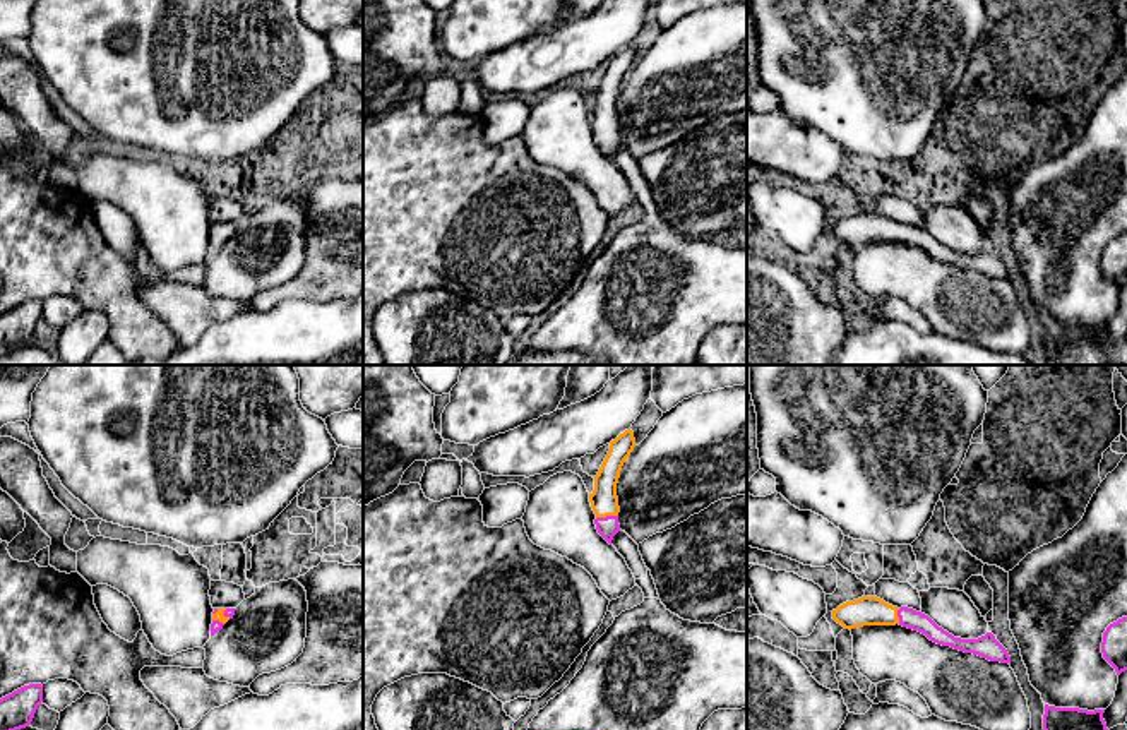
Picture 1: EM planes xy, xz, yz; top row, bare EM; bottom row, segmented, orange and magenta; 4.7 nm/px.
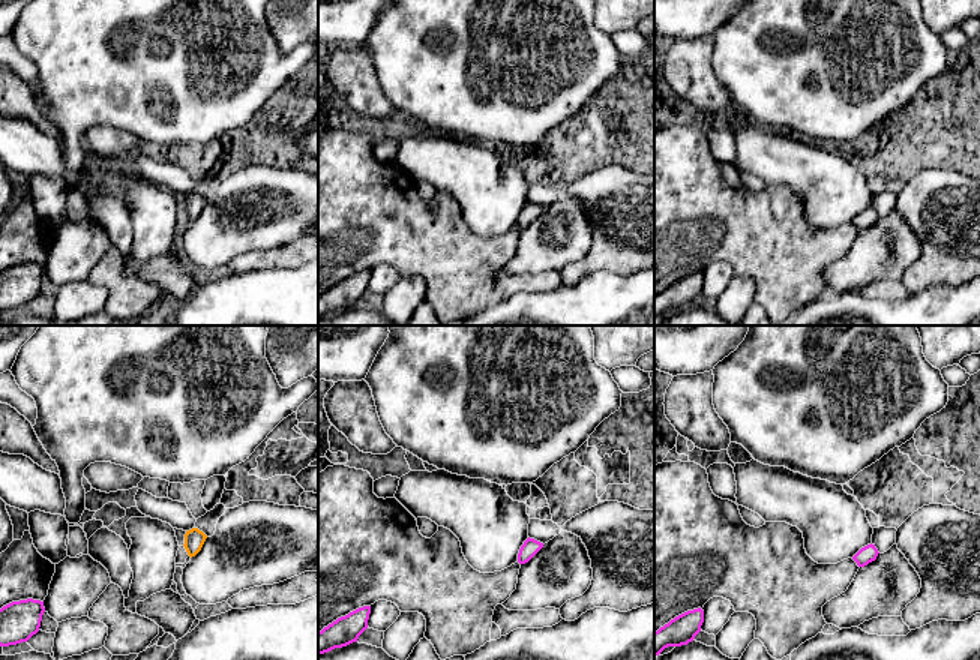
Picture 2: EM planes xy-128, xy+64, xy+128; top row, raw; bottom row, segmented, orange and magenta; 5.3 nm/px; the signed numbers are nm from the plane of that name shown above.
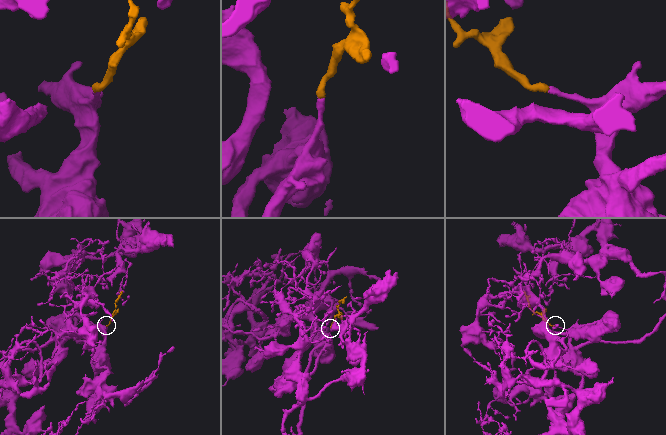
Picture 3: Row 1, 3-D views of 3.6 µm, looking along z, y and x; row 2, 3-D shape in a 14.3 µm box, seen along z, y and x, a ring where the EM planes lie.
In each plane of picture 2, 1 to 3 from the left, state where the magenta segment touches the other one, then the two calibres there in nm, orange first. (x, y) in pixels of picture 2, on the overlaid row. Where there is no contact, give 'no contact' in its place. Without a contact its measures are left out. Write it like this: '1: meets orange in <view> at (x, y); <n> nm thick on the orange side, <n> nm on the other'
1: no contact
2: no contact
3: no contact

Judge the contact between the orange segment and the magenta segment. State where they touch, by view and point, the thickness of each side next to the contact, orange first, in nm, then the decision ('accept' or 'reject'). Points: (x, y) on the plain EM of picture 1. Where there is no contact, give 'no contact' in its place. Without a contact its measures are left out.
xz (607, 131) | 130/100 nm | accept

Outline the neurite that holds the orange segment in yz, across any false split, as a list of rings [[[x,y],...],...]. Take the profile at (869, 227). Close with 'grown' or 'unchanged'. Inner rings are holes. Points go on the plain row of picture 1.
[[[862,212],[832,226],[832,235],[844,245],[863,242],[903,242],[925,250],[930,257],[954,266],[973,269],[990,278],[1011,279],[1007,266],[992,248],[978,255],[954,254],[939,243],[928,231],[908,223],[892,223],[877,212]]]; grown

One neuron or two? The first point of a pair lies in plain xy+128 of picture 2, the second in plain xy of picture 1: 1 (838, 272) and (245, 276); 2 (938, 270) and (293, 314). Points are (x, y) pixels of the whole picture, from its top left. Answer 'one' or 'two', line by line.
1: one
2: two

